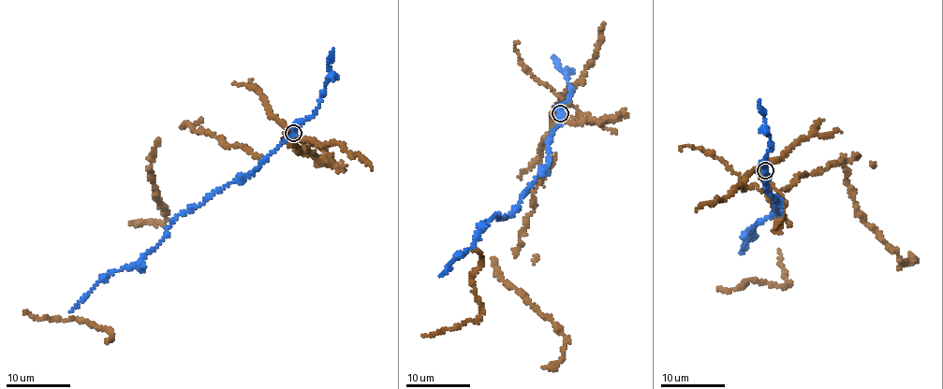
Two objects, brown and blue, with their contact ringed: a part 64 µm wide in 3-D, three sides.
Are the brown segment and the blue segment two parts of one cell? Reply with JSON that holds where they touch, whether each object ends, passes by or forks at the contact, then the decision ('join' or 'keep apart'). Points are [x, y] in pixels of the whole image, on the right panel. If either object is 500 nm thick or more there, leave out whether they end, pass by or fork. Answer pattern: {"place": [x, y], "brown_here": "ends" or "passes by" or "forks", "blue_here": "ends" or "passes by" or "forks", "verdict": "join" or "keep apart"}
{"place": [765, 170], "brown_here": "ends", "blue_here": "passes by", "verdict": "keep apart"}

